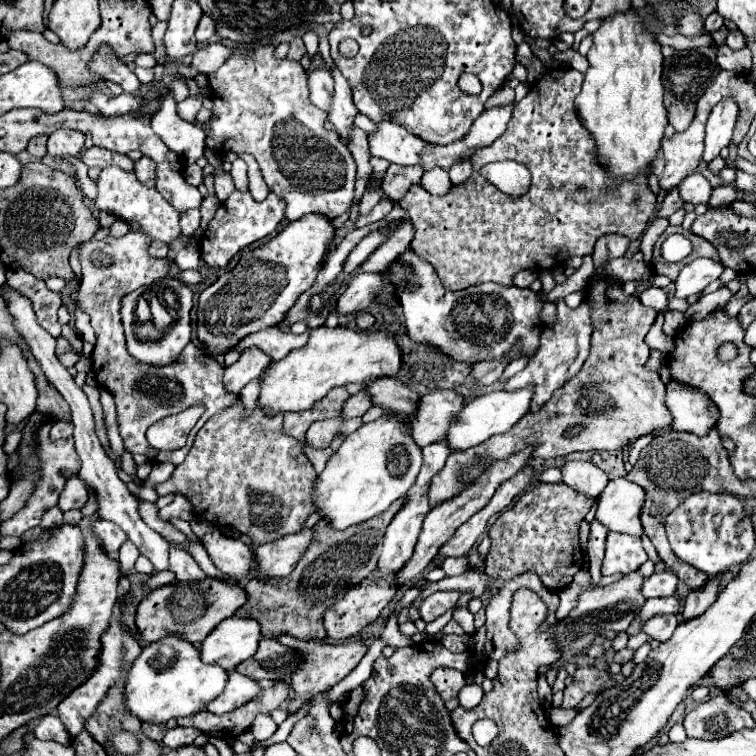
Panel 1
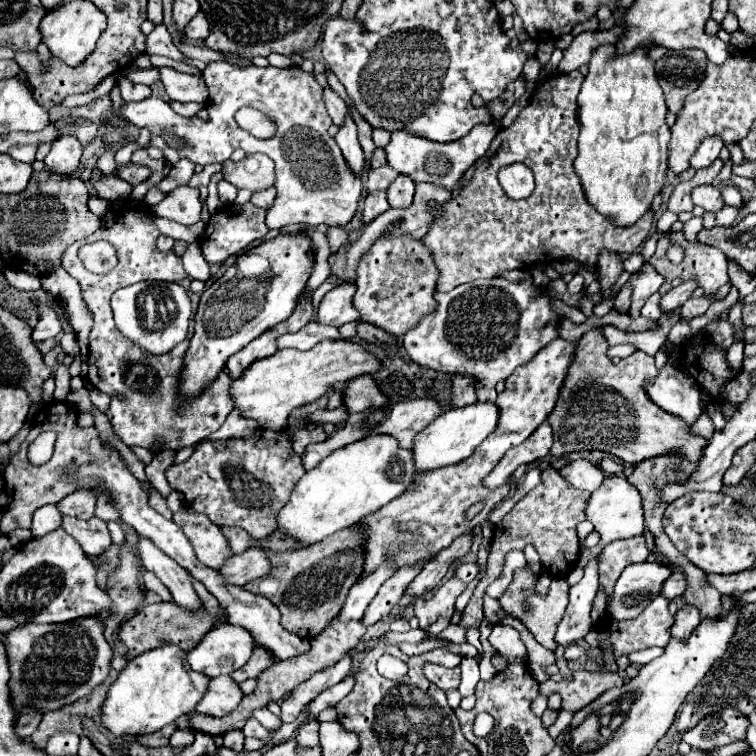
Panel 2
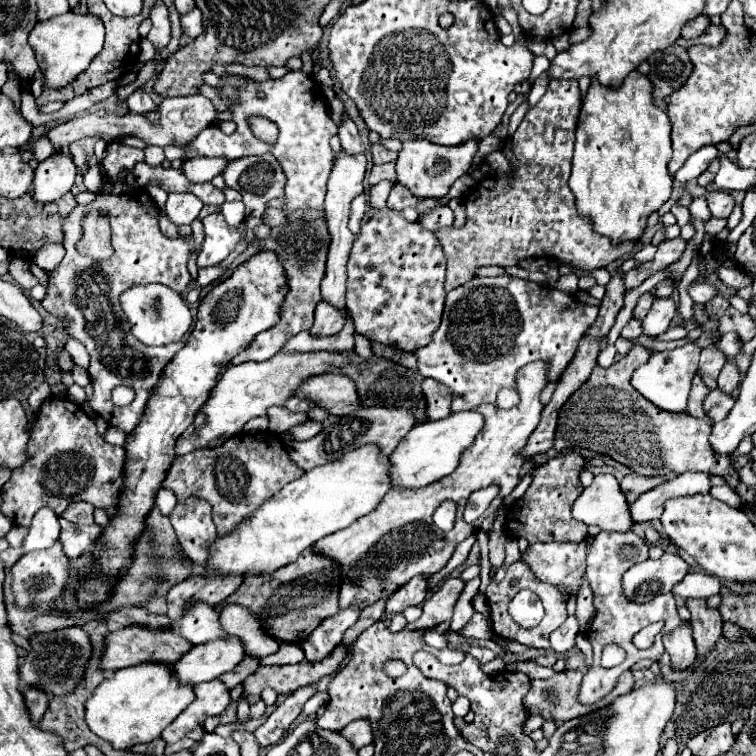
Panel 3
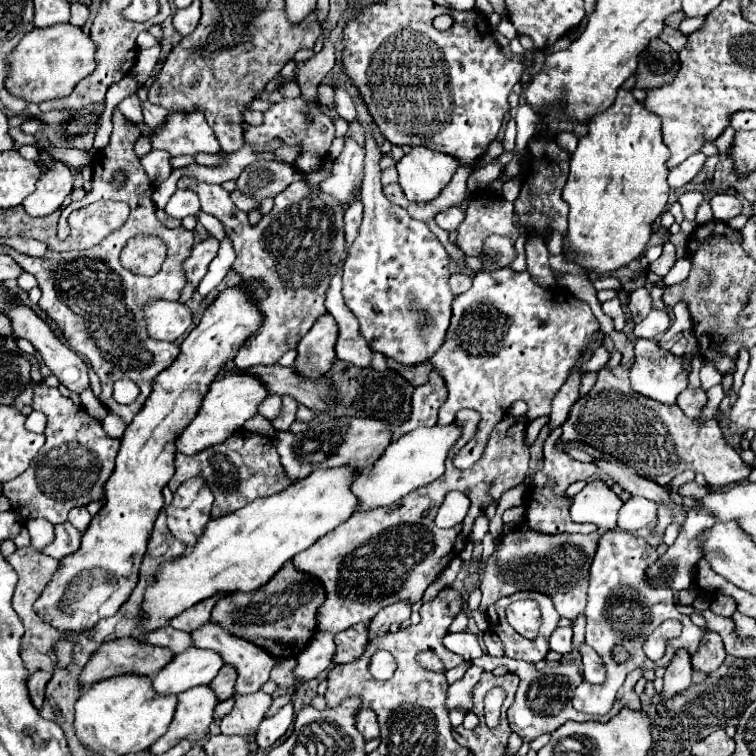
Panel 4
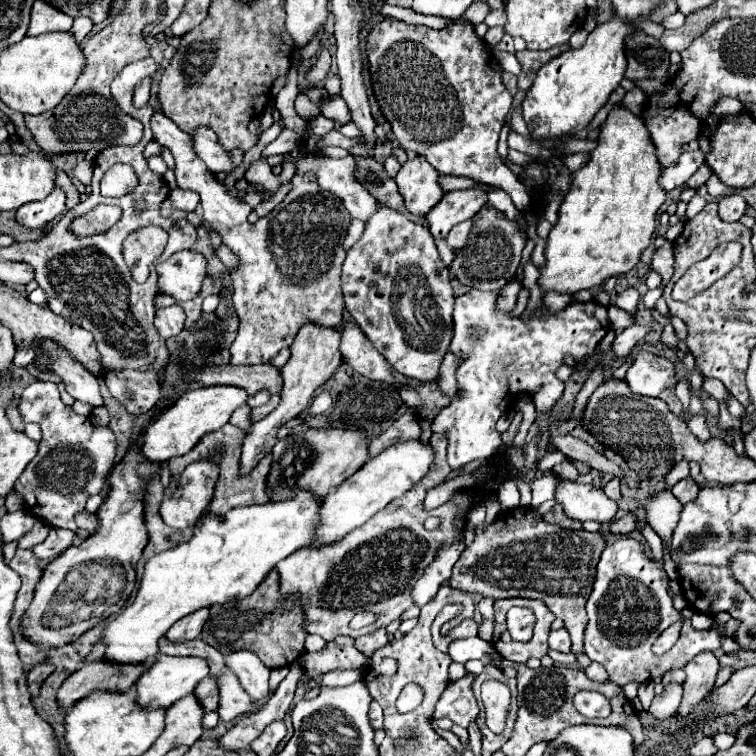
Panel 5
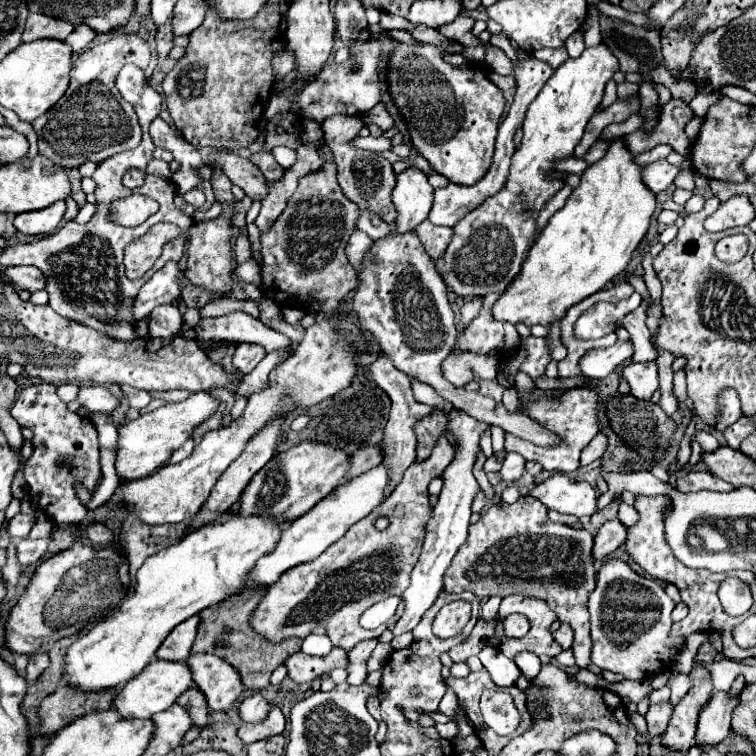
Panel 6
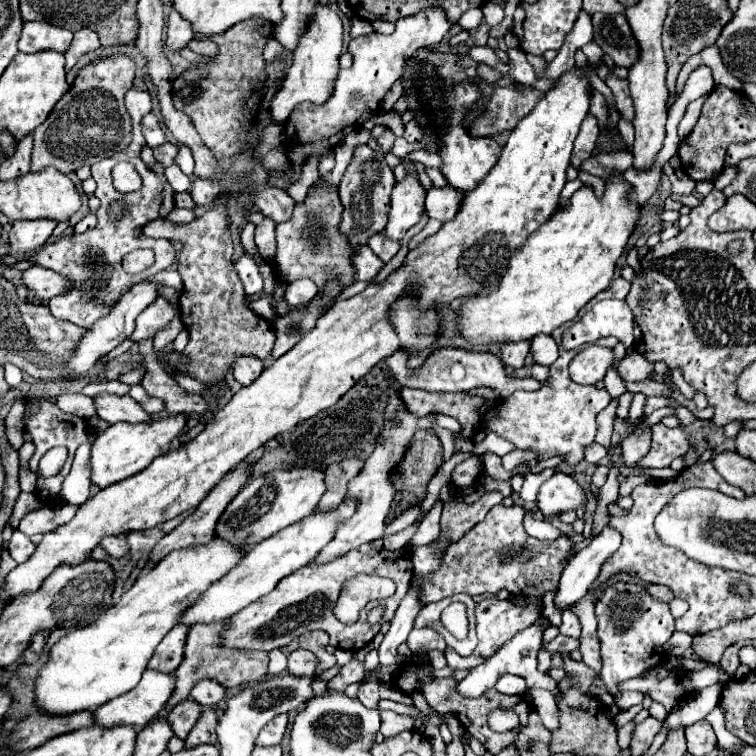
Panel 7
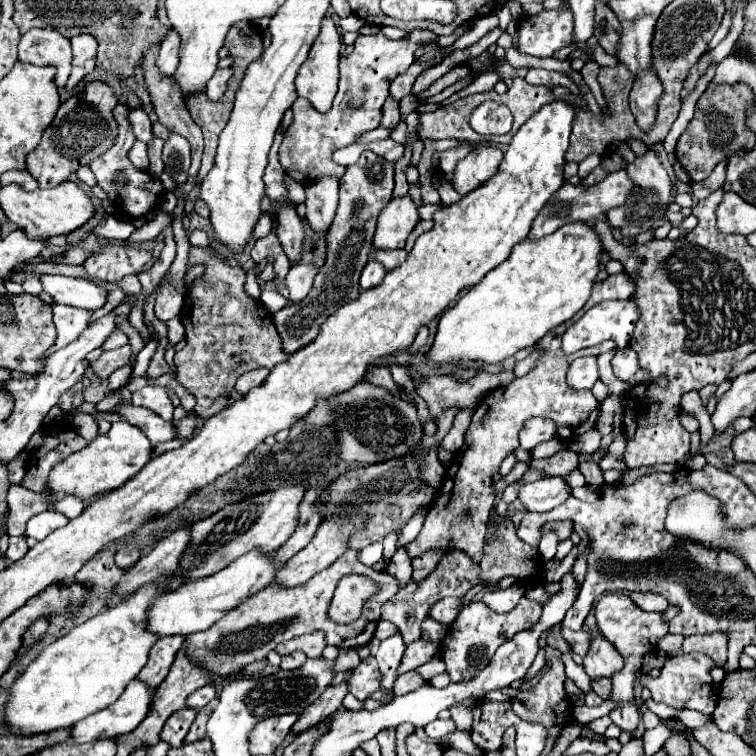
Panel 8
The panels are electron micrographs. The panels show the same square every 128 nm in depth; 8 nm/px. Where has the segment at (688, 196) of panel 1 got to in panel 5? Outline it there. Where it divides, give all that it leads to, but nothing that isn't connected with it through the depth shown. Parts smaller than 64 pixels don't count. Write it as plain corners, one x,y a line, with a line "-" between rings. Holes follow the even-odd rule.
738,194
726,196
724,200
718,202
718,206
720,206
720,208
718,208
718,214
720,214
720,218
722,218
724,222
738,222
738,220
744,216
746,208
748,208
746,200
744,200
742,196
738,196

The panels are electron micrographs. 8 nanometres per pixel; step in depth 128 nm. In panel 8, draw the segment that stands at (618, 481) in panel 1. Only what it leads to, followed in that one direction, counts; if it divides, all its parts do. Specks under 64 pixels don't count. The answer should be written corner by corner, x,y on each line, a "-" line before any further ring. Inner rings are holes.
550,476
538,482
524,482
518,490
518,498
528,512
548,512
568,500
568,490
570,486
560,476

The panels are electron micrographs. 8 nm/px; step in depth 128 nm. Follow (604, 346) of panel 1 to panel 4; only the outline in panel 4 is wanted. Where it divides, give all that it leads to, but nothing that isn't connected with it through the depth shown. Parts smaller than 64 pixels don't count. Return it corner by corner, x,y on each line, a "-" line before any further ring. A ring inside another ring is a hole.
618,366
614,370
602,370
598,374
596,390
580,398
562,424
564,442
584,442
604,454
614,456
626,466
634,468
640,476
666,486
674,476
684,470
702,472
708,486
722,488
740,480
746,480
752,472
740,458
740,454
726,442
716,420
692,420
684,416
678,406
660,404
652,398
640,396
630,390
628,370

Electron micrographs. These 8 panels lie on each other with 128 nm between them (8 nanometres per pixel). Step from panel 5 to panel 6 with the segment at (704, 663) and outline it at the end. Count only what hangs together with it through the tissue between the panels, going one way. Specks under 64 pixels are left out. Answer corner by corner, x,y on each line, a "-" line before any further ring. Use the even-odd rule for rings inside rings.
696,664
690,672
690,678
694,680
694,686
674,708
662,738
662,746
670,750
688,750
692,746
692,736
696,734
696,716
700,714
700,706
710,698
710,692
714,690
706,668

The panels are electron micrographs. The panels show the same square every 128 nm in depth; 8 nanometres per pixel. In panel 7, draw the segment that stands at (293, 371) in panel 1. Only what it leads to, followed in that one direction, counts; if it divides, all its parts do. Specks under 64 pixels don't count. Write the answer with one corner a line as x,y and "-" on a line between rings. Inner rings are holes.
178,414
172,418
160,418
152,424
112,424
102,434
98,434
96,442
90,450
90,470
92,470
92,484
98,488
106,488
116,484
124,478
130,478
142,472
156,456
162,456
170,450
170,444
176,436
180,436
188,416

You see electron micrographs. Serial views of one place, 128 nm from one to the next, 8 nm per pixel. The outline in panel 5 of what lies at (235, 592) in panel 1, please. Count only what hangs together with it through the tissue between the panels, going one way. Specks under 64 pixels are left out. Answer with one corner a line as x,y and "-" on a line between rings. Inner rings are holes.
94,660
80,670
76,670
56,694
56,702
62,710
68,710
78,700
90,696
96,690
104,692
128,692
140,674
146,670
144,664
130,666
130,664
108,664
104,660

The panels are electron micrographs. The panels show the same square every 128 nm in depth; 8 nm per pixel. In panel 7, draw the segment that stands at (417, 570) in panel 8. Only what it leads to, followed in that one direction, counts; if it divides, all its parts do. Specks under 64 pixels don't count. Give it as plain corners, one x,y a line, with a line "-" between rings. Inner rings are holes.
484,492
472,504
466,504
462,500
448,500
448,502
444,502
440,528
442,528
442,534
446,536
448,544
458,542
472,526
482,522
484,516
488,514
488,510
496,502
502,502
502,498
504,496
500,492

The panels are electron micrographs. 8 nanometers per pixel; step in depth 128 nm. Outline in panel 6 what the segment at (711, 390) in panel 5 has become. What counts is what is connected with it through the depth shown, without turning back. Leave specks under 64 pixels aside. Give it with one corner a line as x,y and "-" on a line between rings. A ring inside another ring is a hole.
724,390
720,394
718,402
720,402
720,422
716,424
715,428
723,432
730,424
734,424
742,416
741,403
736,390

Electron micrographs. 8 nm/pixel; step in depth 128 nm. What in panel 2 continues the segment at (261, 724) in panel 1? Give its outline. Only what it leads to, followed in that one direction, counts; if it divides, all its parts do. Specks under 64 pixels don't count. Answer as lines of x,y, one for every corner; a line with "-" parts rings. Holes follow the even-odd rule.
258,708
258,710
254,712
254,718
256,718
264,728
268,728
268,730
272,730
272,728
278,728
278,726
280,726
278,716
274,716
268,708

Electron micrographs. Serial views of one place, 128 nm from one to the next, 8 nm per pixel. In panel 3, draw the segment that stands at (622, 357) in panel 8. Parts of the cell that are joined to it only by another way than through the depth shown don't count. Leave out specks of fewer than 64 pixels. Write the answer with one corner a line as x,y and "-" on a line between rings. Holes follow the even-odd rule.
571,266
573,268
574,273
580,277
580,276
592,276
595,278
596,283
599,285
603,285
605,286
606,284
608,284
608,282
611,279
610,274
608,273
608,271
605,268
600,268
600,269
596,269
593,271
583,271
580,270
579,268
576,268
574,266
-
686,344
682,348
666,350
666,352
654,352
650,354
646,364
634,370
630,384
658,408
668,410
668,412
684,412
688,406
690,382
698,368
698,358
700,358
700,348
696,344

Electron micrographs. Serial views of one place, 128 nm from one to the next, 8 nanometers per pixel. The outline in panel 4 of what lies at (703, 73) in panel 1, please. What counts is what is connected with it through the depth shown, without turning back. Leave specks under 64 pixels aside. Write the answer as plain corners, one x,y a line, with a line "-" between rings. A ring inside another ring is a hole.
660,38
650,40
646,50
638,56
636,68
636,88
660,88
670,84
676,76
676,68
680,68
678,52
674,52

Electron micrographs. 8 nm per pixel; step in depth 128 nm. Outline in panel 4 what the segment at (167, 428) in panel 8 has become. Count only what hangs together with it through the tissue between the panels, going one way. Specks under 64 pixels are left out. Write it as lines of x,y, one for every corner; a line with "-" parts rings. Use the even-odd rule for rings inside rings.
16,300
14,306
6,312
6,316
10,318
10,322
12,322
12,326
14,326
16,338
26,338
26,340
40,352
40,356
42,356
44,364
50,368
50,372
52,372
70,392
82,394
82,392
90,386
86,362
84,362
72,348
68,348
68,344
64,344
64,342
52,332
52,328
50,328
30,306
26,306
26,304
22,304
22,302

